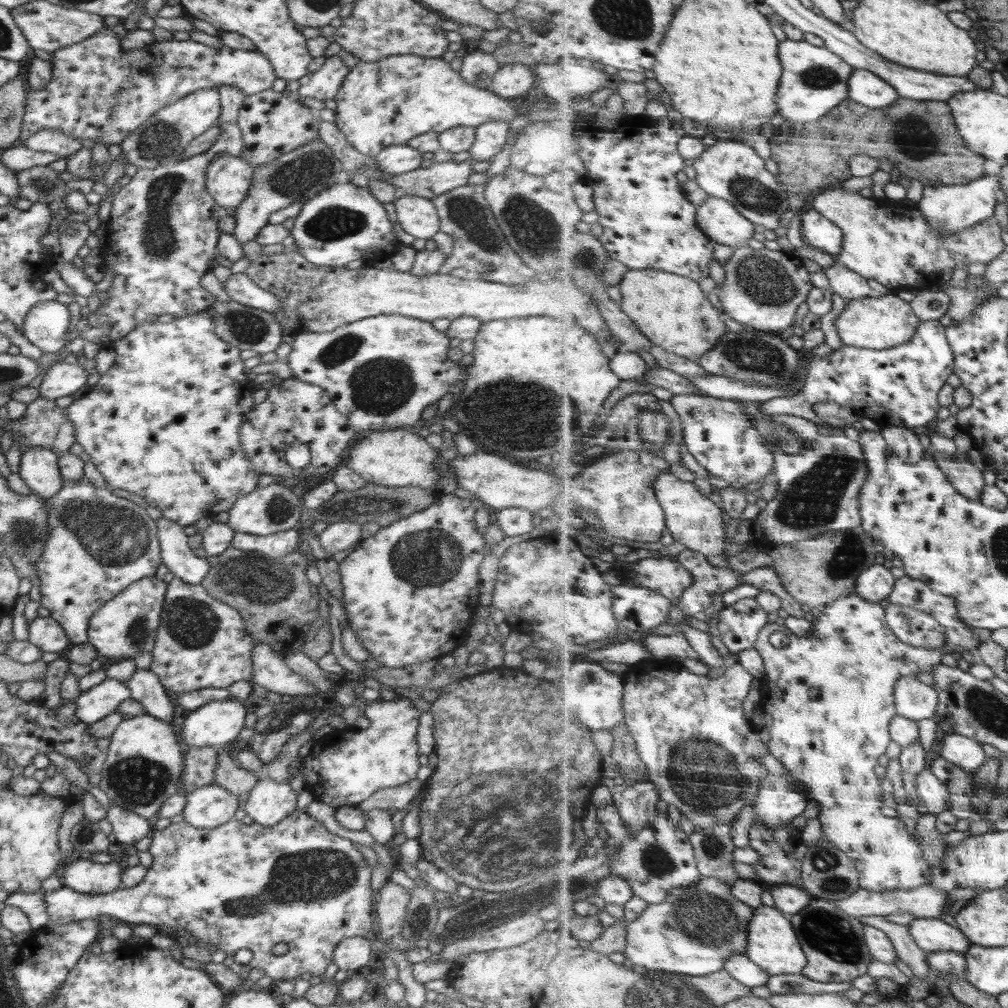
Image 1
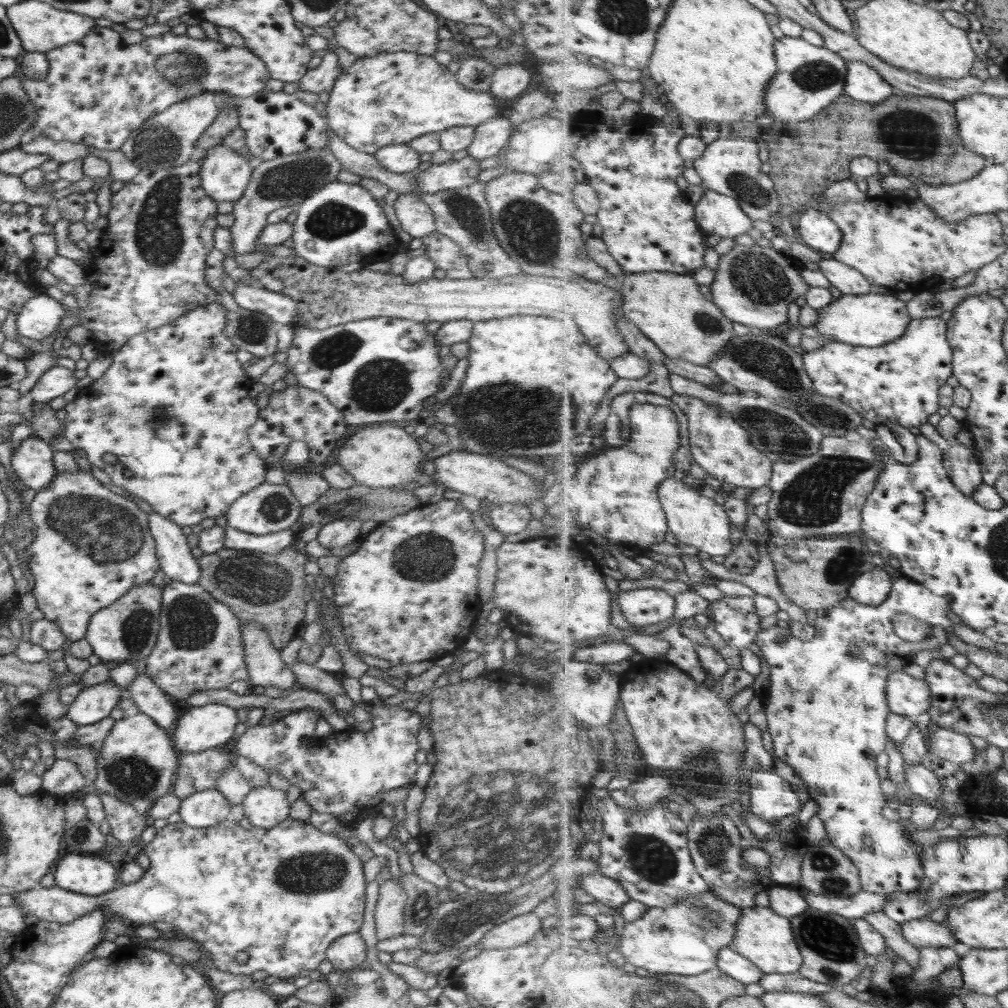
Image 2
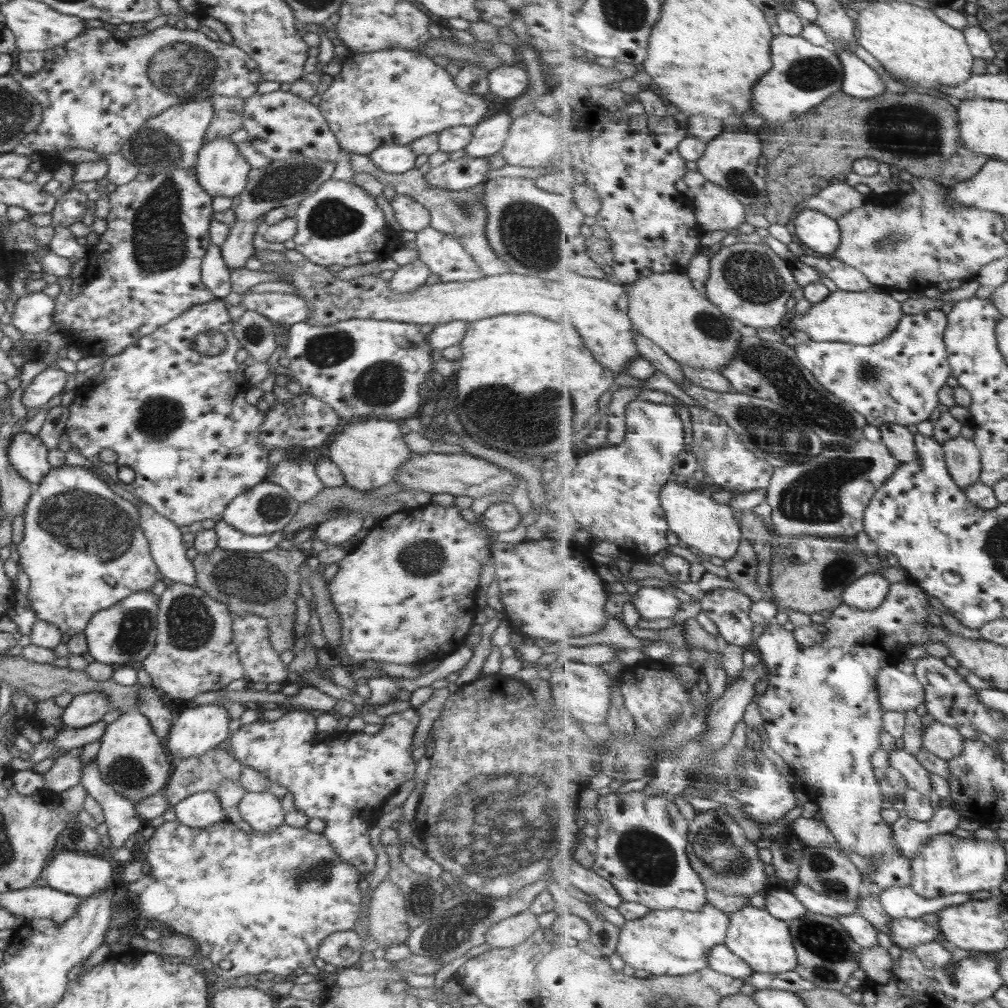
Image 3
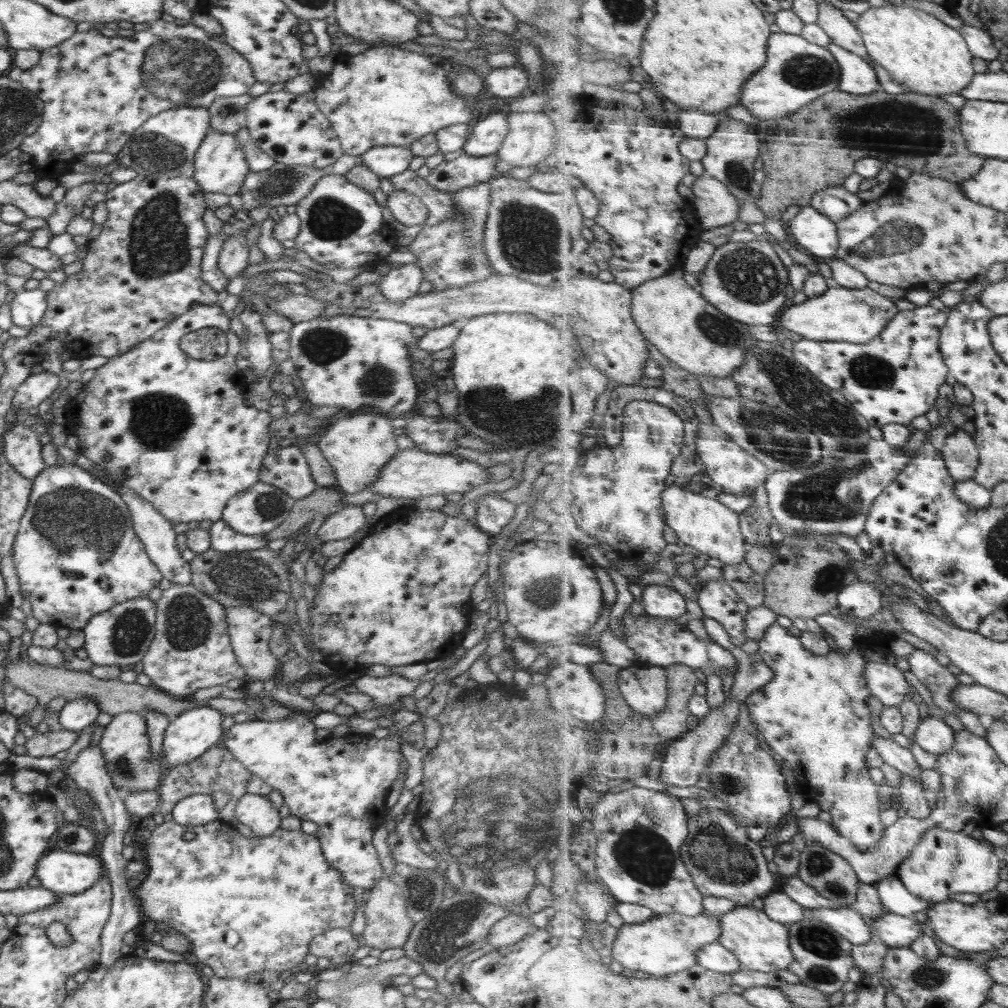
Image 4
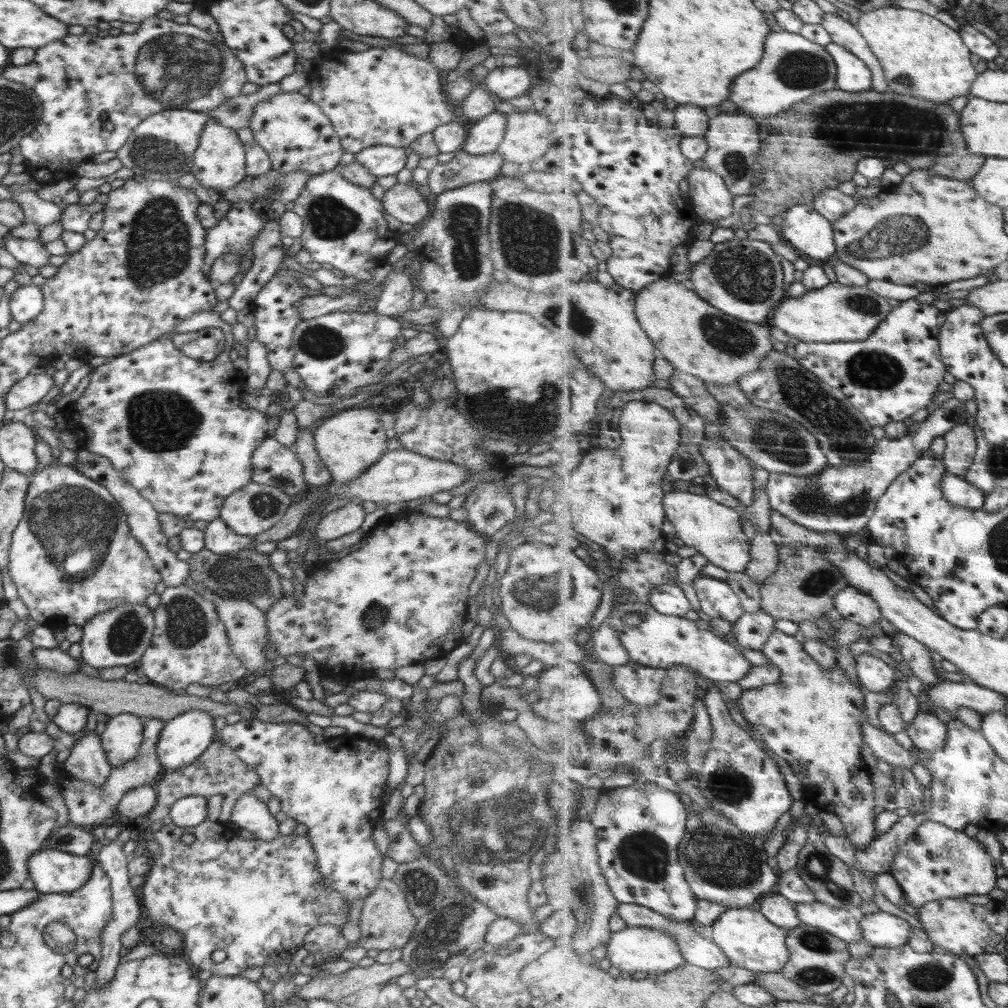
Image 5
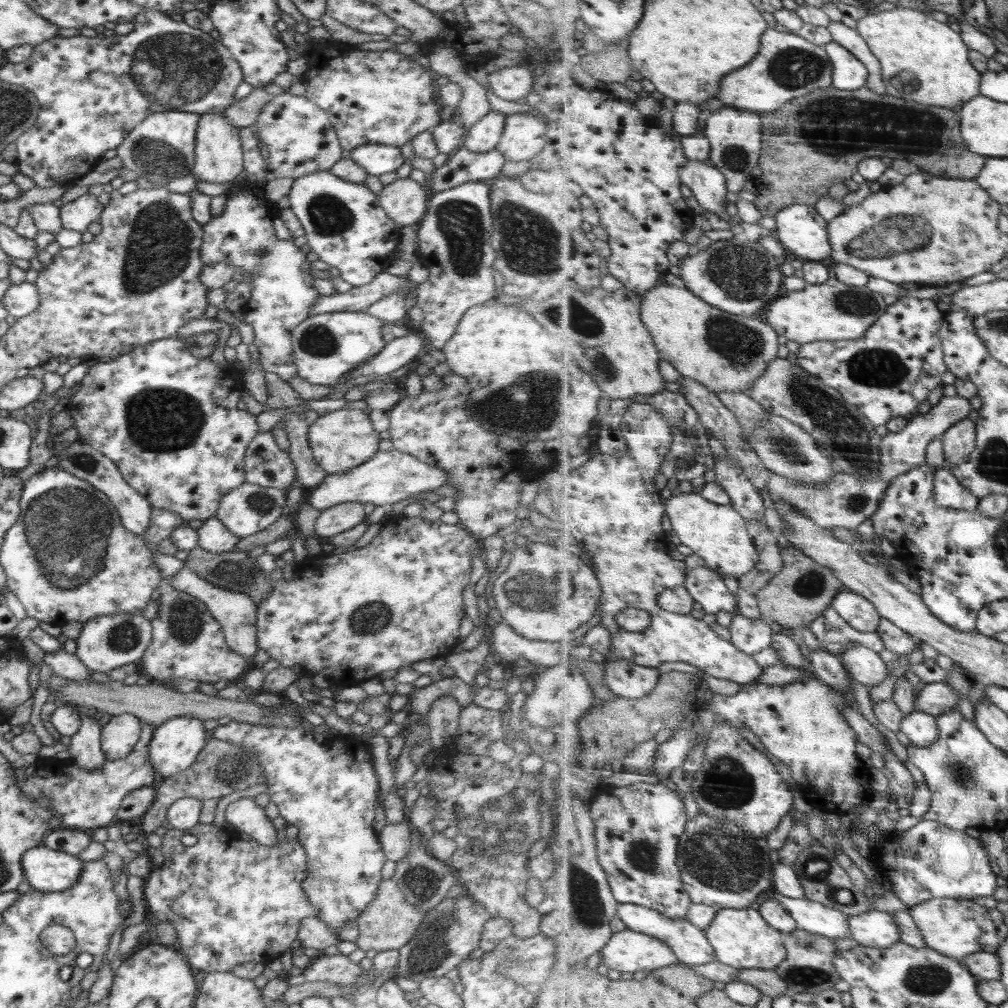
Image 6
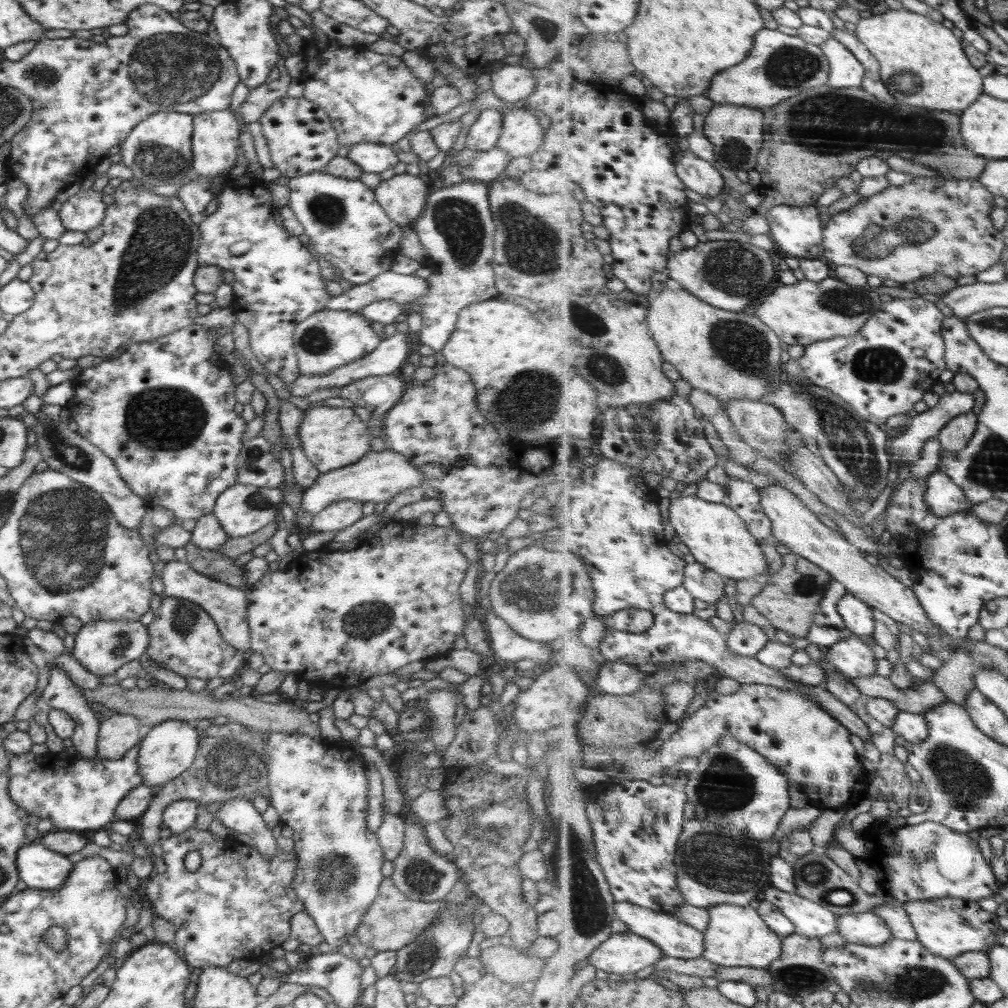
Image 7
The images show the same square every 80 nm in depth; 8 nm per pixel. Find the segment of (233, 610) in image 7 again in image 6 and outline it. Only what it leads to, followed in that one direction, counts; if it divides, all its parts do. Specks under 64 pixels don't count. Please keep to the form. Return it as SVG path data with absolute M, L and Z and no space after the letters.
M186 565L175 575L171 576L168 586L169 588L190 594L190 596L206 605L208 612L221 624L221 629L228 646L234 652L243 656L250 663L250 667L252 667L254 655L260 649L257 645L257 628L255 627L258 610L257 604L254 604L243 592L234 592L220 588L219 586L214 586L211 582L200 578Z

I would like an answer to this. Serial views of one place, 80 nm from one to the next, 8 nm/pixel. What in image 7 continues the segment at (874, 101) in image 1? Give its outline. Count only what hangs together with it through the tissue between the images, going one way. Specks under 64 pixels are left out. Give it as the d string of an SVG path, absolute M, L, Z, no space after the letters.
M836 37L821 45L830 60L829 84L836 88L862 87L867 73L865 64Z

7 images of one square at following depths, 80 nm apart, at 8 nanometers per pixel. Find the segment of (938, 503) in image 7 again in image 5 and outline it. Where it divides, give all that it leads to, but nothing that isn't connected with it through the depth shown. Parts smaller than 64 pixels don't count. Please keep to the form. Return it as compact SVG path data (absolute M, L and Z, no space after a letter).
M948 472L944 480L945 497L952 504L966 506L969 509L982 509L988 494L968 479Z

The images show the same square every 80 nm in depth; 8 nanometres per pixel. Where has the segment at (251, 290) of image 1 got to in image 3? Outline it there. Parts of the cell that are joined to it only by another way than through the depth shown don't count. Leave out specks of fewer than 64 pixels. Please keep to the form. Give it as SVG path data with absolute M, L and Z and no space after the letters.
M248 290L242 294L240 304L245 309L262 313L265 318L286 328L306 321L311 313L308 301L296 293L252 293Z

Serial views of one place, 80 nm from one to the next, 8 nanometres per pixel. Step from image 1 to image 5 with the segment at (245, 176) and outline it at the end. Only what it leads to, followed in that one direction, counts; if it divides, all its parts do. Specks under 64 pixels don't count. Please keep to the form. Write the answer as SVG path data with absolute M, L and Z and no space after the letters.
M210 118L200 133L198 148L193 156L191 173L202 186L216 188L220 194L236 186L246 174L245 148L238 138L237 131L224 128L214 118Z

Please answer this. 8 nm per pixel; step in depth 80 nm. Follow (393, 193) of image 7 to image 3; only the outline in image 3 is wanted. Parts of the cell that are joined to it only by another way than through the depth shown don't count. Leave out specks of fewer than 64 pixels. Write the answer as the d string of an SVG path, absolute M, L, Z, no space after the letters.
M396 193L390 204L394 209L396 220L403 230L410 230L410 232L418 234L430 227L431 218L428 210L411 196Z

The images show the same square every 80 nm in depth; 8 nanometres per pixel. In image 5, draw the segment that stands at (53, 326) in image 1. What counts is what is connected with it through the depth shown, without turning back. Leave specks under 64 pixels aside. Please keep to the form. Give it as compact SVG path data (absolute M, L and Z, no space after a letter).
M34 284L20 285L12 291L9 306L12 320L20 325L38 318L38 313L43 309L43 294L40 287Z

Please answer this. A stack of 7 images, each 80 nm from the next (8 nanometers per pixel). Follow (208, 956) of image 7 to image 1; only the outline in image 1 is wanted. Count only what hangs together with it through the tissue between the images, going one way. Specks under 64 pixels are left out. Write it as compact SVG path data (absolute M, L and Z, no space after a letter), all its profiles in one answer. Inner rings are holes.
M294 812L287 818L284 818L280 823L272 827L264 827L256 823L252 823L250 826L242 824L238 820L230 820L222 826L217 828L195 828L184 821L178 822L178 824L170 824L168 828L164 830L154 830L151 834L151 844L148 848L148 852L153 856L154 860L152 866L147 869L146 878L142 880L134 888L120 887L115 891L91 895L76 892L74 889L62 887L59 890L43 891L43 899L45 900L46 912L52 921L60 924L73 923L82 919L96 919L96 918L108 918L117 919L118 921L139 924L139 925L154 925L159 927L160 925L171 926L176 930L187 930L192 939L195 938L196 943L200 943L203 946L208 944L216 945L219 950L226 953L226 959L224 960L224 966L230 968L230 970L236 972L241 976L245 976L252 968L262 968L266 972L267 976L270 976L273 980L291 980L298 979L304 972L309 972L314 976L322 976L326 967L333 963L334 948L338 946L344 940L344 938L354 938L362 936L362 938L370 938L374 936L376 931L376 918L374 917L374 904L371 888L371 870L368 866L360 849L346 838L340 838L336 834L331 834L326 830L324 825L320 821L310 818L305 812ZM283 942L288 946L288 952L286 954L274 954L272 948L277 944ZM240 949L248 949L254 955L252 960L246 964L238 964L234 961L236 952Z

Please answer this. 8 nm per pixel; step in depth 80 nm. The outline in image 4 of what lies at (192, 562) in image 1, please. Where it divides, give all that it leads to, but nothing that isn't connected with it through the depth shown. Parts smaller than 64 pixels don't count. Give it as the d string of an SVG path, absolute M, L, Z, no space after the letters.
M117 486L118 488L115 491L122 497L132 515L134 532L142 541L146 554L158 567L161 575L174 584L191 584L190 565L181 557L182 552L178 551L178 547L176 547L177 535L172 523L138 493L131 492L125 486Z

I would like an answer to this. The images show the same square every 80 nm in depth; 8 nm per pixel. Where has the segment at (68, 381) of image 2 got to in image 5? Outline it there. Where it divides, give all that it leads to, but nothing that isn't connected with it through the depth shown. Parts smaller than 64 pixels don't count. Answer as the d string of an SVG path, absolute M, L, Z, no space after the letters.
M29 374L16 382L6 396L6 408L8 410L20 410L34 404L40 404L54 386L53 377L45 374Z

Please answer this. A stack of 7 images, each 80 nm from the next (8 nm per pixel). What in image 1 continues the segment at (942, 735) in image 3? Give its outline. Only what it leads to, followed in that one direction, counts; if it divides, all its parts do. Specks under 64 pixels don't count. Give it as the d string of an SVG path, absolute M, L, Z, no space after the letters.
M946 733L941 744L941 755L973 773L988 762L982 744L975 738L960 734Z

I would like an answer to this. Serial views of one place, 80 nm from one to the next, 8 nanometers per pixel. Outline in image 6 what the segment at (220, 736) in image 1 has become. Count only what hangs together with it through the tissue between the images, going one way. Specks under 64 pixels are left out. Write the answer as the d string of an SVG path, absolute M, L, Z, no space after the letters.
M176 716L156 727L149 742L149 761L153 764L157 781L172 778L180 771L190 768L210 737L203 721L196 716Z

